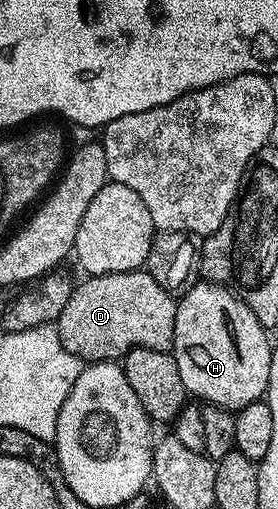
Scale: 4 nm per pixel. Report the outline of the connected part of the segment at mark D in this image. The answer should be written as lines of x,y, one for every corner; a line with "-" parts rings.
138,269
135,271
124,271
123,273
107,273
106,275
91,275
82,278
82,283
78,282
71,293
71,301
67,301
67,305
63,309
63,313
59,313
55,324
59,333
59,341
63,341
63,347
67,349
67,353
71,353
76,359
90,363
107,363
110,361
120,361
131,349
136,347
146,347
147,349
159,349
160,351
169,351
173,346
173,338
175,337
175,313
177,312
177,299
167,289
163,289
163,285
159,285
159,281
155,281
155,277
151,277
148,270

